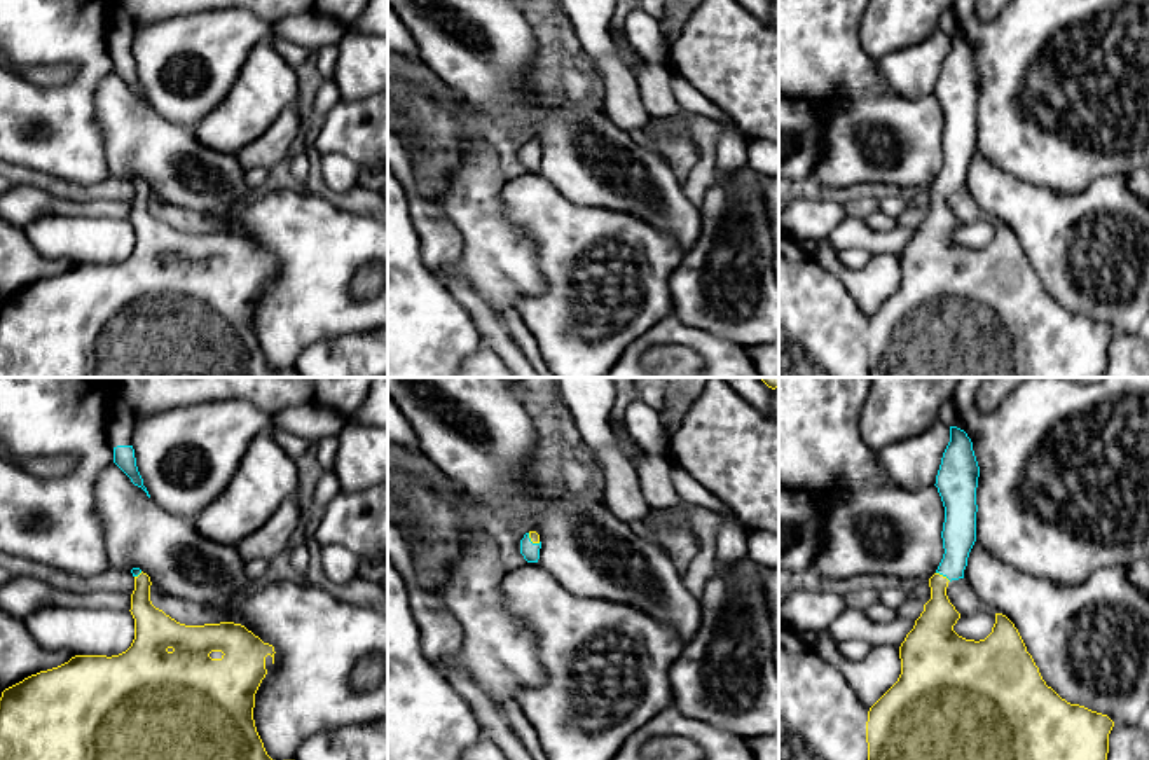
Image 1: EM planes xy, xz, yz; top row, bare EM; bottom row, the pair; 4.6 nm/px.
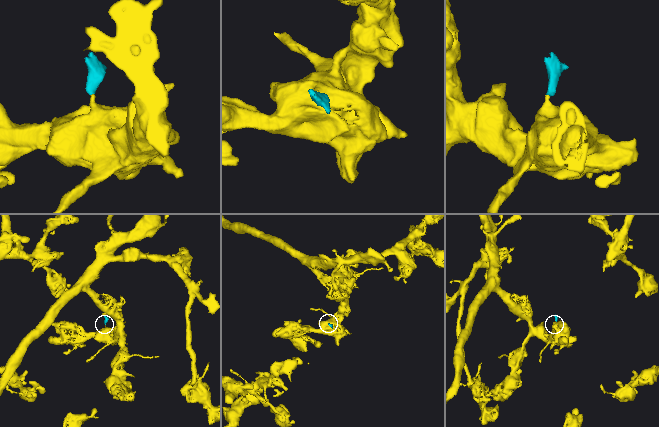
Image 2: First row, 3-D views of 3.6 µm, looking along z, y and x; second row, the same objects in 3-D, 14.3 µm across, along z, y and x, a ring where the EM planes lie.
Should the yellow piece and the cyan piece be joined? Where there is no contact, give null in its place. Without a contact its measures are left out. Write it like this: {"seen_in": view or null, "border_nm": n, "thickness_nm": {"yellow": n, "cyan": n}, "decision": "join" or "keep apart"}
{"seen_in": "yz", "border_nm": 80, "thickness_nm": {"yellow": 180, "cyan": 160}, "decision": "join"}

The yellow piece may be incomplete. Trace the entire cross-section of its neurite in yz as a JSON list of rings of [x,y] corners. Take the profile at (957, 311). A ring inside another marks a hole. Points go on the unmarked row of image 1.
[[[950,35],[950,51],[936,84],[936,96],[945,115],[943,168],[929,187],[931,208],[899,255],[901,283],[898,290],[870,316],[866,330],[870,377],[1104,377],[1109,342],[1114,330],[1102,321],[1062,307],[1042,288],[1039,276],[1015,236],[995,222],[992,241],[980,250],[953,239],[960,222],[950,211],[946,196],[964,187],[969,161],[976,150],[976,96],[980,75],[967,42]]]

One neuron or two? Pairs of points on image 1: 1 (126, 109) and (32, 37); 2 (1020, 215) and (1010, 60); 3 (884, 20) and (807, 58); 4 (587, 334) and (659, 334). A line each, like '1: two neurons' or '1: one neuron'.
1: two neurons
2: two neurons
3: two neurons
4: two neurons

